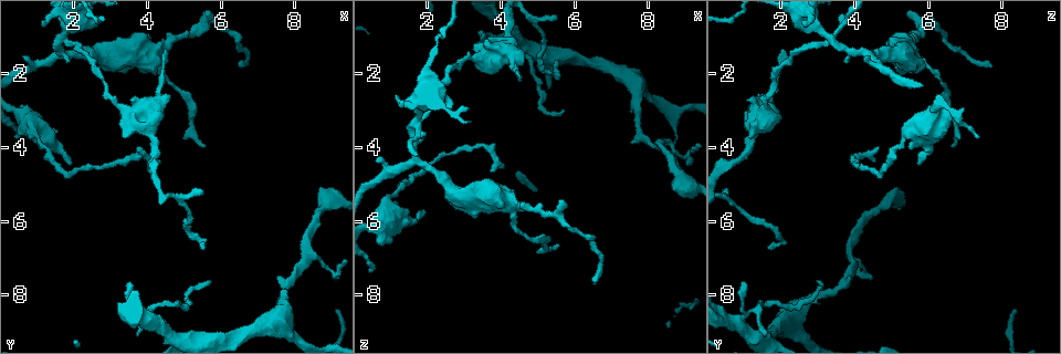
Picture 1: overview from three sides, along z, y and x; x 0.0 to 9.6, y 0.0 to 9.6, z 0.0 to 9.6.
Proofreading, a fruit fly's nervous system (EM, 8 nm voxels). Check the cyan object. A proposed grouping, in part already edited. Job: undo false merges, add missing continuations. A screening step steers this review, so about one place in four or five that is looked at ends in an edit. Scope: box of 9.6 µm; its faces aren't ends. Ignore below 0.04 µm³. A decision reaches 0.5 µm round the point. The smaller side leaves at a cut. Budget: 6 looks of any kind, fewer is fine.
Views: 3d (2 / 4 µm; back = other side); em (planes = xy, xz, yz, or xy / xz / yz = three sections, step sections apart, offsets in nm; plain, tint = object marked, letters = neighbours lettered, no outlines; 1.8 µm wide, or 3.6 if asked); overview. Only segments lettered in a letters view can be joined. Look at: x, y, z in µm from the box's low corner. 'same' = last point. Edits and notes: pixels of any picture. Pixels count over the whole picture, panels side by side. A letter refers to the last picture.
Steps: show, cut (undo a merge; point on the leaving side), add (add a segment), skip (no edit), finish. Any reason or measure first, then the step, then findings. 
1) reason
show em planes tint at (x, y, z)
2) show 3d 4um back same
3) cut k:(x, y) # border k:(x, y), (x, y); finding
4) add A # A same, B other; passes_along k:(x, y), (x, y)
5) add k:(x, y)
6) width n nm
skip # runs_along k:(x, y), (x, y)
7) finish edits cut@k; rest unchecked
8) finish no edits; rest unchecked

long arm stops here
show em planes letters at (5.60, 4.00, 6.65)

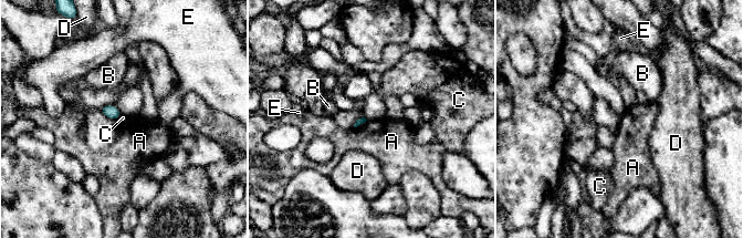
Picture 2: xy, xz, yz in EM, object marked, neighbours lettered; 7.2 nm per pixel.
skip # A other, B other, C other, D other, E other; border 2:(121, 114), (116, 120); none of them fits

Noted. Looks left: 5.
an open end
show 3d 4um at (3.75, 3.95, 4.65)

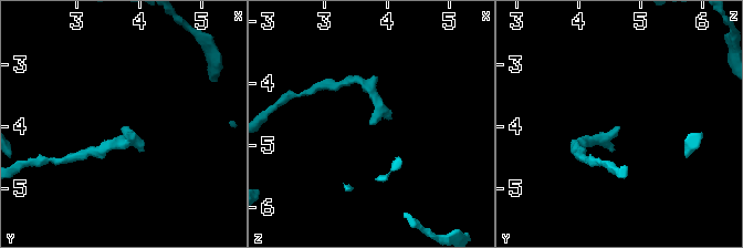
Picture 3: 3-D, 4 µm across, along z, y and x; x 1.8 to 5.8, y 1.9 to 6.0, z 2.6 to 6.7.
show em yz step 8 letters at (3.80, 4.05, 4.70)

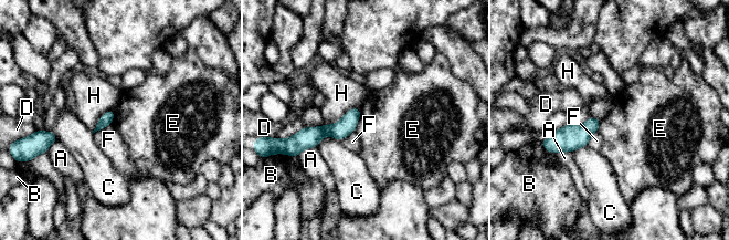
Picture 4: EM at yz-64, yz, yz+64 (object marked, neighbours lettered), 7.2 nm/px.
show em planes letters same

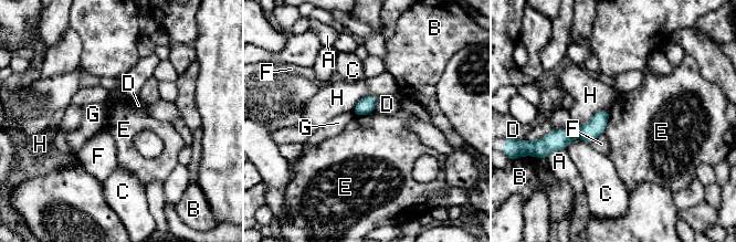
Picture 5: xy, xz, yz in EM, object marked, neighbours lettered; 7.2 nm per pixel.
skip # A other, B other, C other, D other, E other, F other, G other, H other; border 5:(609, 111), (609, 119), (603, 133); none of them fits

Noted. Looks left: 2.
free end
show 3d 4um at (1.85, 4.50, 5.80)

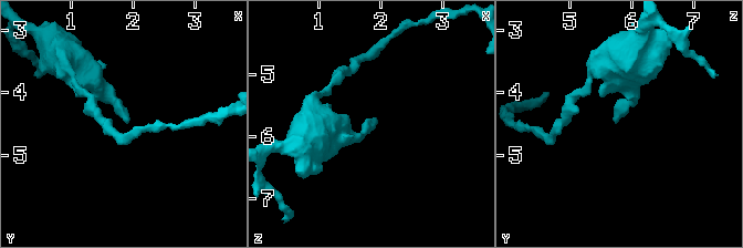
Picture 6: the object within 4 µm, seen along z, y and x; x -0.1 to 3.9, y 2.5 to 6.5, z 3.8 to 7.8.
show em planes letters at (1.90, 4.50, 5.75)

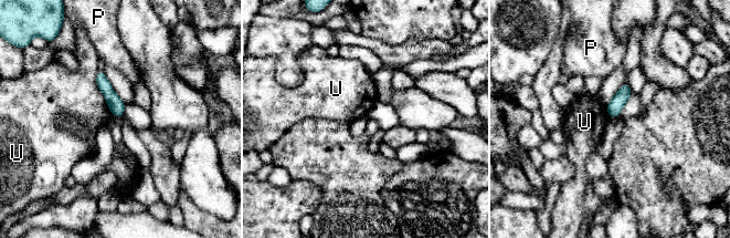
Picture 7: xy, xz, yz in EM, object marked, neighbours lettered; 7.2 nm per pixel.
skip # P other, U other; runs_along 7:(99, 73), (102, 82), (119, 114); none of them fits

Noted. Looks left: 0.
finish no edits; rest unchecked

